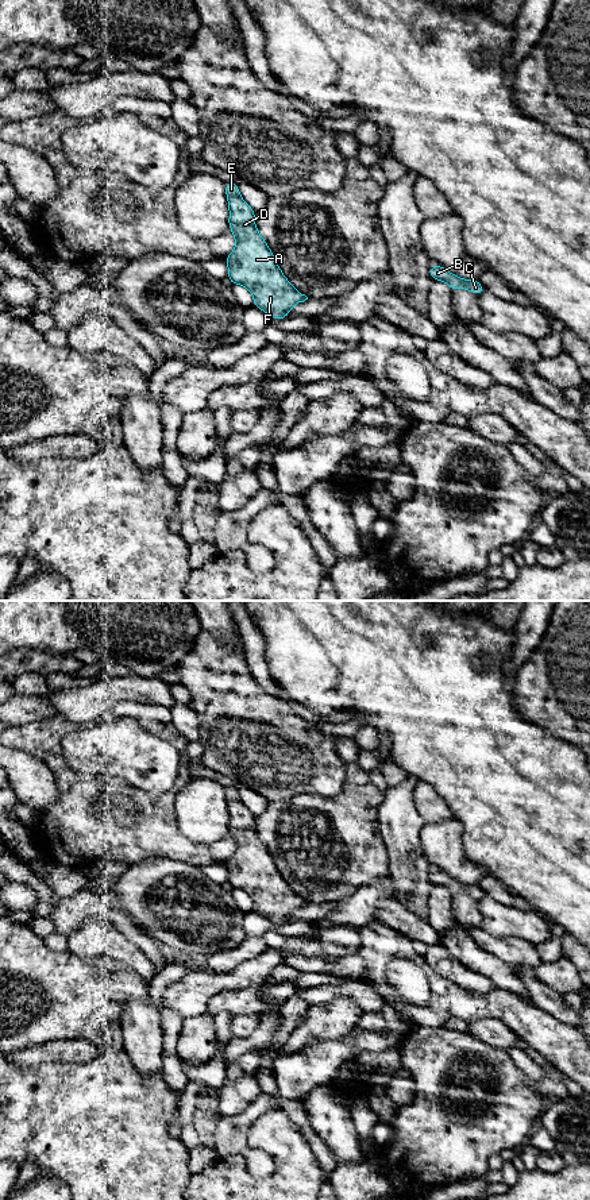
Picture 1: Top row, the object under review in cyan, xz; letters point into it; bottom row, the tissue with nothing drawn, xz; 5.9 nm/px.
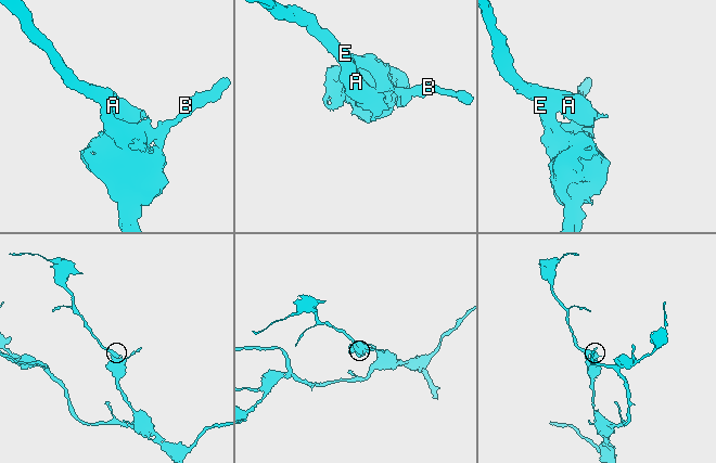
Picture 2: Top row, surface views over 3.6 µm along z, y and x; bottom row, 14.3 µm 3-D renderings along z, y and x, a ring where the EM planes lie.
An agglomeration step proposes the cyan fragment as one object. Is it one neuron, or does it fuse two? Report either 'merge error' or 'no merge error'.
no merge error

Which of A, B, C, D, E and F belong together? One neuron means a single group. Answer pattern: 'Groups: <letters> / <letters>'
Groups: A B C D E F

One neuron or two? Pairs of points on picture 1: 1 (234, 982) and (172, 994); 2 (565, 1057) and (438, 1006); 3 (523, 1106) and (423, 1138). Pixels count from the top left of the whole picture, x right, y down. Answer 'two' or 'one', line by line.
1: one
2: one
3: one

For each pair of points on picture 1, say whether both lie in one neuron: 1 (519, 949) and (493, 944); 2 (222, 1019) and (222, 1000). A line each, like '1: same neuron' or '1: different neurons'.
1: same neuron
2: different neurons

